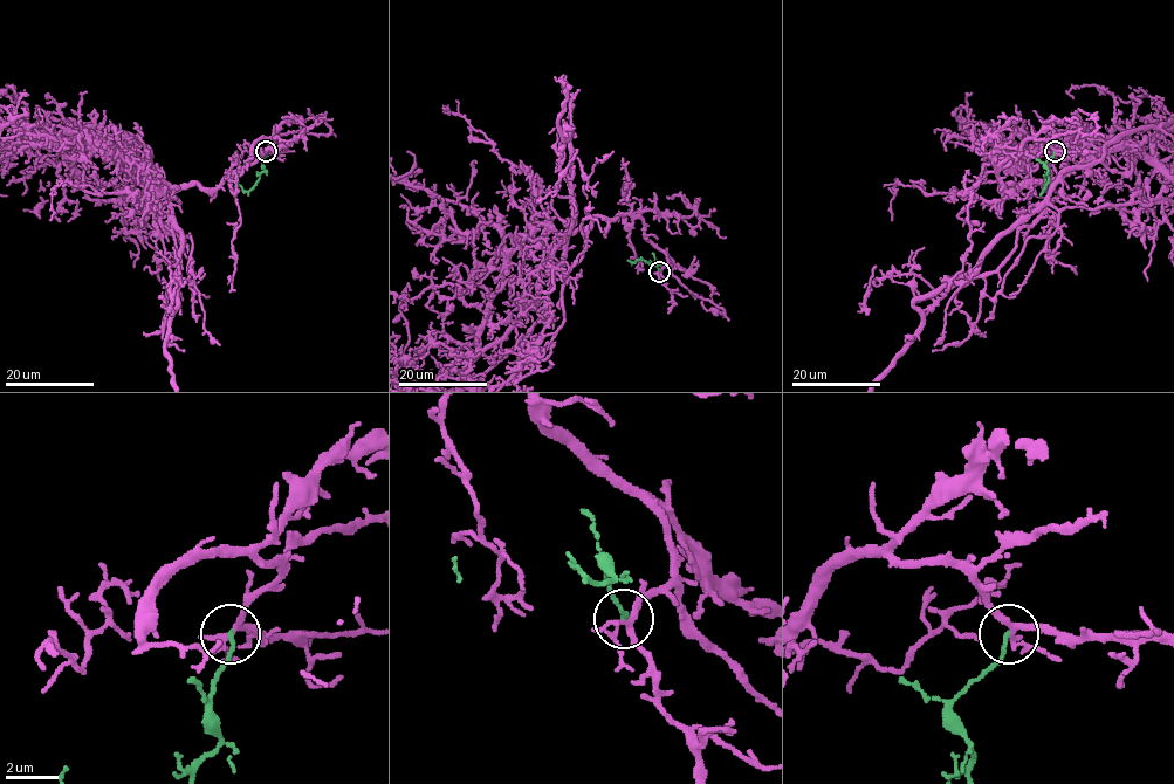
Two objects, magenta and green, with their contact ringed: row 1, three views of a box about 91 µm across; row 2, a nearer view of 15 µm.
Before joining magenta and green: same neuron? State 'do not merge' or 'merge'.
do not merge

